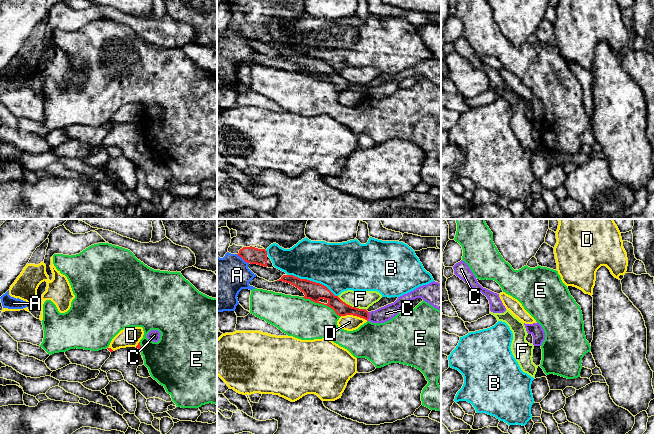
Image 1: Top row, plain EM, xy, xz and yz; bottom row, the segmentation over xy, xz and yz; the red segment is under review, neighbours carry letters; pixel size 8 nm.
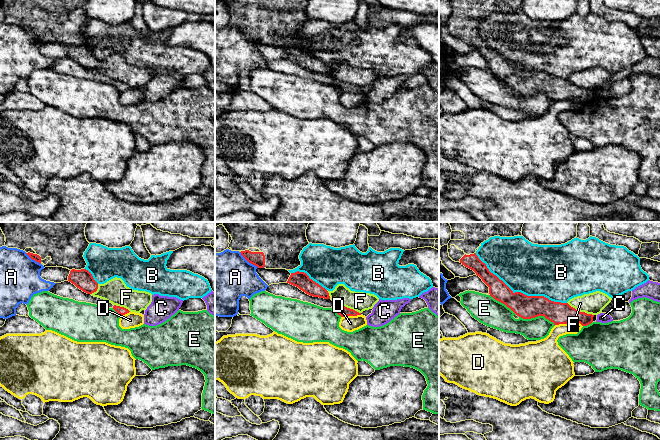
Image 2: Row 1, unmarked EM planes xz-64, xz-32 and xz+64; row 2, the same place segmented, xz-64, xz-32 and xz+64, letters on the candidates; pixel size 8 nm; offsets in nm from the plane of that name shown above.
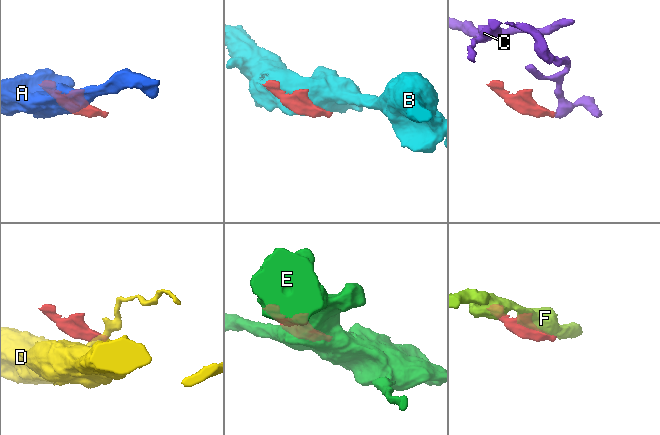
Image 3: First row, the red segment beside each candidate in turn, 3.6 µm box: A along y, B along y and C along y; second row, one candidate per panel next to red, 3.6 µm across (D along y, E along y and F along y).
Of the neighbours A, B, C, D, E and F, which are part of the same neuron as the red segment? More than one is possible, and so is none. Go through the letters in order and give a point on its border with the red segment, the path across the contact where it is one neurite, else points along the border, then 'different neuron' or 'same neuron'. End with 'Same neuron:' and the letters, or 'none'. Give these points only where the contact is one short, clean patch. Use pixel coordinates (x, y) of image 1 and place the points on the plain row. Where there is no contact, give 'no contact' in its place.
A: meets red in xz at (242, 34); border along xz (236, 30), (248, 39); different neuron
B: meets red in xz at (312, 57); different neuron
C: meets red in xz at (368, 92); border along xz (369, 88), (367, 96); different neuron
D: meets red in xz at (354, 91); border along xz (340, 92), (356, 91), (367, 96); different neuron
E: meets red in xz at (321, 79); different neuron
F: meets red in xz at (351, 82); different neuron
Same neuron: none

